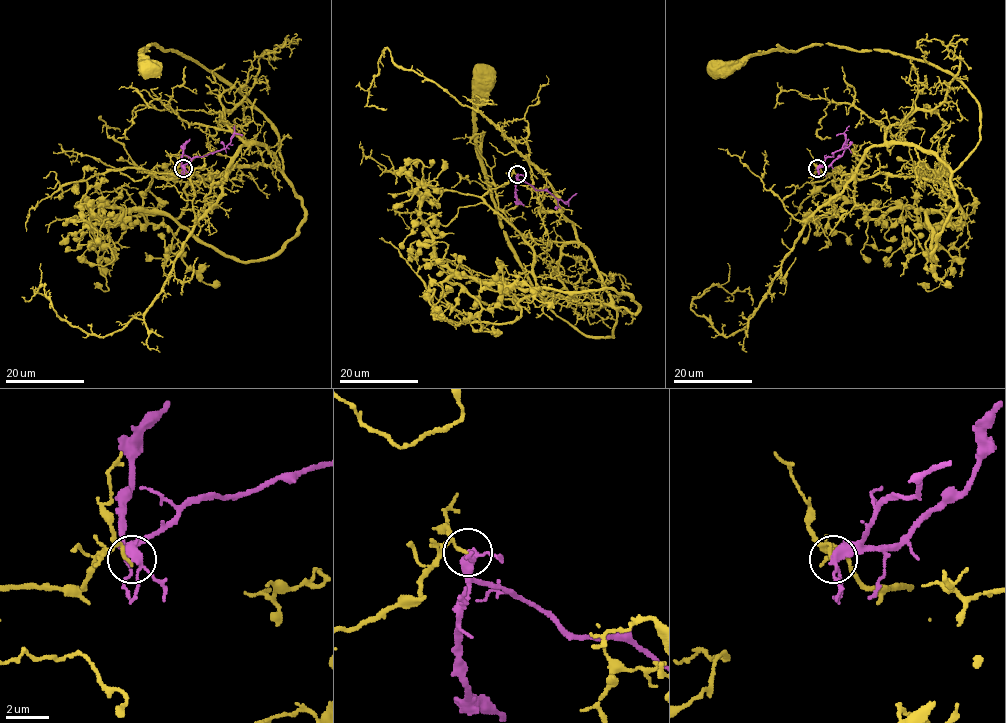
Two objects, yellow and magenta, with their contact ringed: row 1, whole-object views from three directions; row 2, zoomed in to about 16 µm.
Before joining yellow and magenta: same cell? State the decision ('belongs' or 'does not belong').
does not belong

